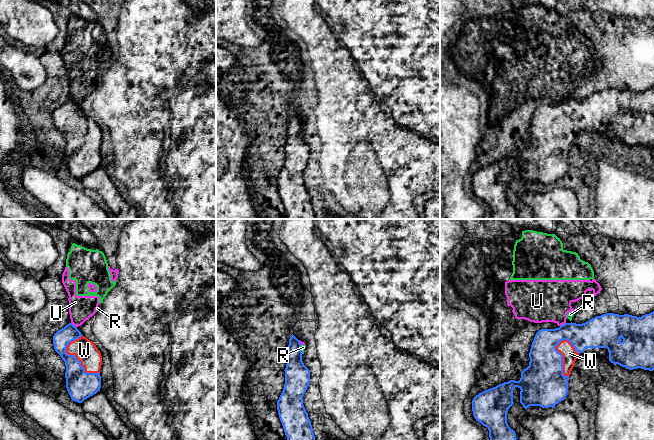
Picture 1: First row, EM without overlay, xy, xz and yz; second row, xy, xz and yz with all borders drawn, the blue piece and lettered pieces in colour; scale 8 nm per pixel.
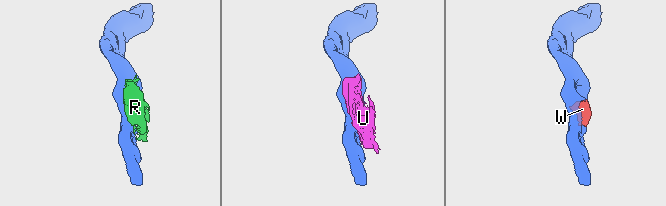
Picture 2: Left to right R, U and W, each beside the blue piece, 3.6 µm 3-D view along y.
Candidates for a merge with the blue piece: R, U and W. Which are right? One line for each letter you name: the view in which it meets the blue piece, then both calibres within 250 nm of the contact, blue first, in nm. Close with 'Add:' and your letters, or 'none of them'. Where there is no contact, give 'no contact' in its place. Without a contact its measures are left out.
W: contact in xy; calibres 220 and 180 nm
Add: W

